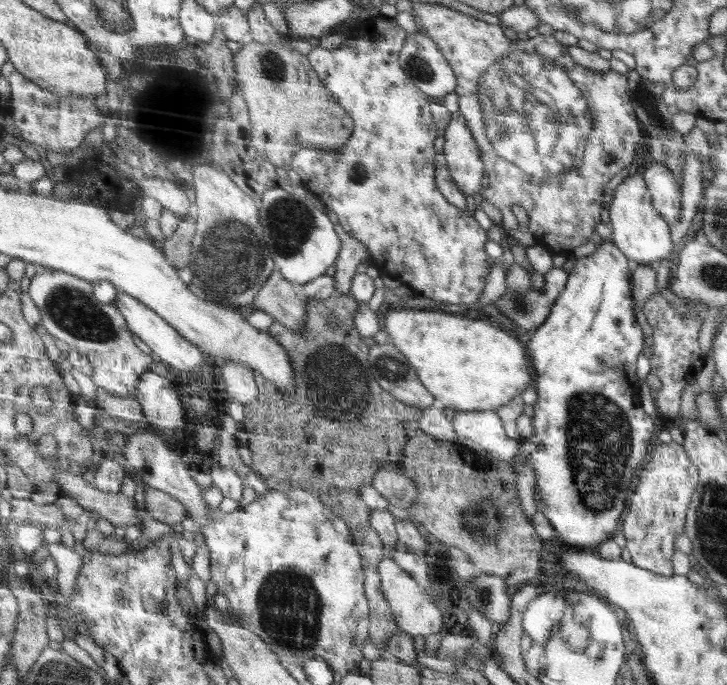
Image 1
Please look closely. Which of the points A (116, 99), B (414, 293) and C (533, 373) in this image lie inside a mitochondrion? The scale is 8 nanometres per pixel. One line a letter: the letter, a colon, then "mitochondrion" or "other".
A: other
B: other
C: other

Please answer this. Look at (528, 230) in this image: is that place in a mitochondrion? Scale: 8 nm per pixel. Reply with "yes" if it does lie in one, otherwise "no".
no

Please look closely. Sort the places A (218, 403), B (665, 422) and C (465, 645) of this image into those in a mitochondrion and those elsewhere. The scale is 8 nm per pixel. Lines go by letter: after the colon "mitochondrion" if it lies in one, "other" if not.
A: other
B: other
C: other

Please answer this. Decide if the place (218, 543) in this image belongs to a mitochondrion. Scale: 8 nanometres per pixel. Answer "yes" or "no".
no

